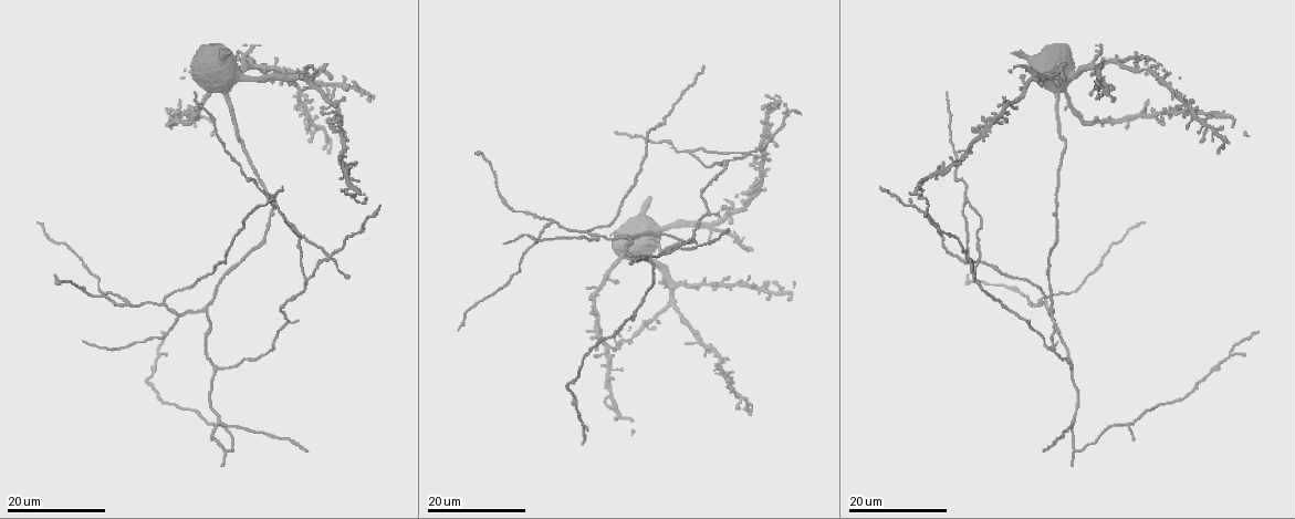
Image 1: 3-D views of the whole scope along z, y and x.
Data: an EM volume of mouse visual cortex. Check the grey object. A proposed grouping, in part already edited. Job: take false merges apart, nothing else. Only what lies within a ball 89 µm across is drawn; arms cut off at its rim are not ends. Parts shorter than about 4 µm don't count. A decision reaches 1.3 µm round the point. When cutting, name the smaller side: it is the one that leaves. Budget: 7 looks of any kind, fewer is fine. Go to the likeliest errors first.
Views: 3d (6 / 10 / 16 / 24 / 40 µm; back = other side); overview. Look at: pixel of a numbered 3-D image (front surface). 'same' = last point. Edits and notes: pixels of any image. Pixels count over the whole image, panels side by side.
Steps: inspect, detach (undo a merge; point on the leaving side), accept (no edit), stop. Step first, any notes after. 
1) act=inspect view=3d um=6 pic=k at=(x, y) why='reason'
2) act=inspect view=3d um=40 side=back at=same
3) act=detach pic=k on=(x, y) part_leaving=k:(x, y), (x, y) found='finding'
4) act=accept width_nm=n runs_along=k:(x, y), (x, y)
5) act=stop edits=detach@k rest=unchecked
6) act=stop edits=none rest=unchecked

act=inspect view=3d um=24 pic=1 at=(217, 423) why='a fork'

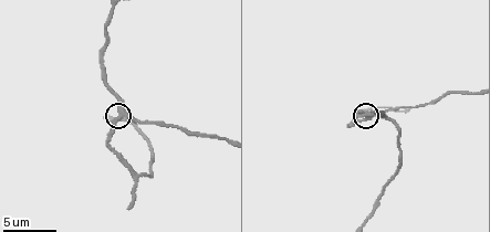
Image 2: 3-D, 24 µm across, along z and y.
act=inspect view=3d um=6 pic=2 at=(119, 118)

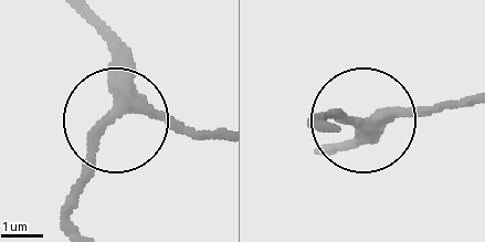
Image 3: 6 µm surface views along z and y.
act=accept arms=3 runs_along=3:(80, 14), (107, 45), (115, 116), (154, 109), (217, 130) found='one neuron here'

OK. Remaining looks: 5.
act=inspect view=3d um=16 pic=1 at=(178, 316) why='a fork'

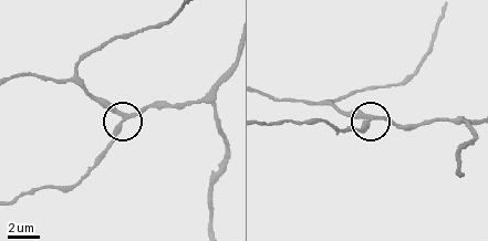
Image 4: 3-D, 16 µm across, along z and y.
act=inspect view=3d um=10 pic=4 at=(370, 118) why='zoom in'

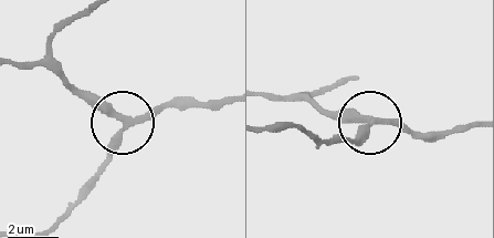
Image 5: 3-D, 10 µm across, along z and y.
act=accept side_arm_um=26 runs_along=5:(471, 128), (413, 133), (371, 121), (346, 140) found='all the same neuron'

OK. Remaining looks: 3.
act=inspect view=3d um=24 pic=1 at=(550, 221) why='arms part here'

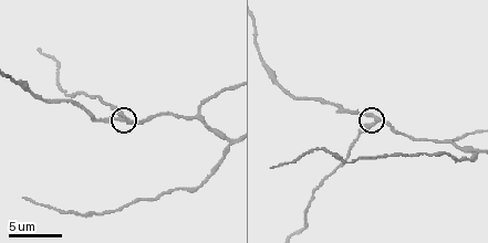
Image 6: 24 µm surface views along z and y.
act=inspect view=3d um=10 pic=6 at=(126, 122)

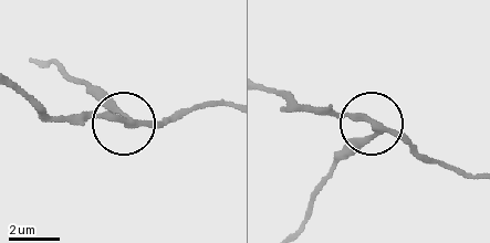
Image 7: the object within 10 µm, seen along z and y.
act=accept runs_along=7:(472, 179), (421, 158), (364, 117), (290, 109) found='all the same neuron'

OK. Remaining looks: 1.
act=inspect view=3d um=10 pic=6 at=(443, 140) why='a fork'

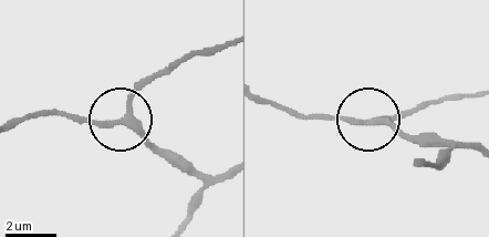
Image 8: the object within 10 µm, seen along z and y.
act=accept arms=3 runs_along=8:(469, 146), (425, 144), (361, 119), (300, 119) found='continuous, no second neuron'

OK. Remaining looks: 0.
act=stop edits=none rest=unchecked

